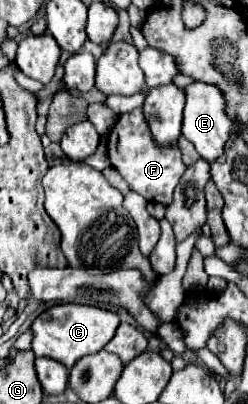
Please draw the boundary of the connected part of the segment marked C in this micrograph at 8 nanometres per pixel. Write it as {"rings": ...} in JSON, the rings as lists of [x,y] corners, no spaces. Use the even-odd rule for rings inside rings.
{"rings":[[[77,303],[53,305],[33,321],[31,349],[37,357],[41,355],[51,357],[55,361],[61,361],[67,369],[71,369],[71,365],[81,357],[101,351],[111,341],[117,327],[119,327],[119,315],[113,311],[91,305],[77,305]]]}

